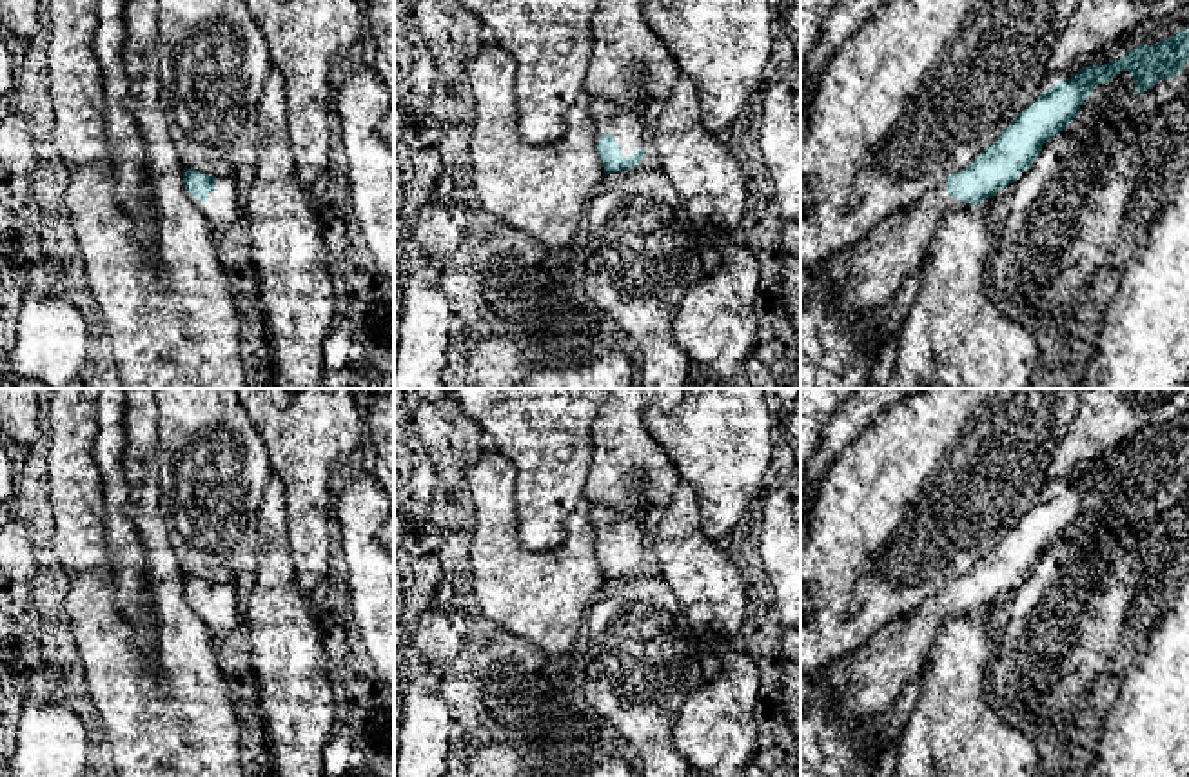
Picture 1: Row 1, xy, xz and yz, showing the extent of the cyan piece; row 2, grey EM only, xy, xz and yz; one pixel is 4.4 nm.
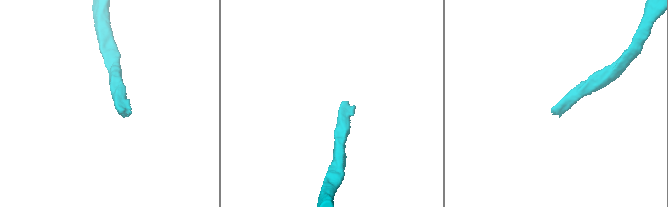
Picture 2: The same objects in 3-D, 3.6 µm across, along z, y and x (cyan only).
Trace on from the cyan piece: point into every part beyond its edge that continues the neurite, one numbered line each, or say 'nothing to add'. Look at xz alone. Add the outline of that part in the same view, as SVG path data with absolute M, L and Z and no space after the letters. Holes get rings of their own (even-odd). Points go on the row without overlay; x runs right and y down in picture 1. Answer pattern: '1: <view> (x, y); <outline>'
1: xz (627, 532); M588 505L585 508L597 532L595 550L599 550L601 541L612 539L623 565L644 554L644 530L639 519L603 507Z

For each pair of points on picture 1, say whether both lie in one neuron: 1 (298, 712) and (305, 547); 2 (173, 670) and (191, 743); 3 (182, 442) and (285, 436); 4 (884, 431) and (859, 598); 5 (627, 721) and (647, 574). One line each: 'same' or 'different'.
1: different
2: different
3: different
4: same
5: same

